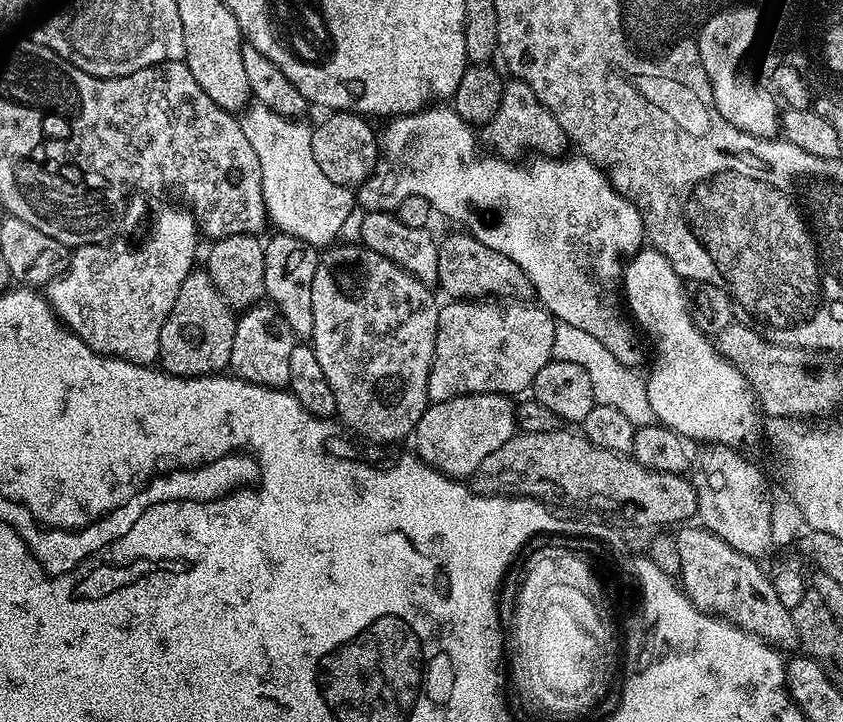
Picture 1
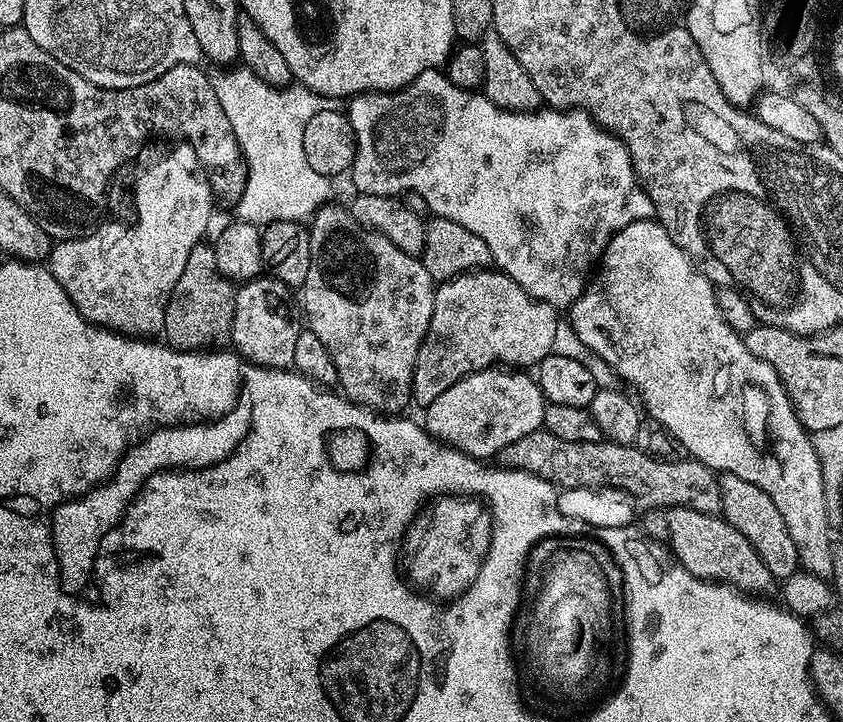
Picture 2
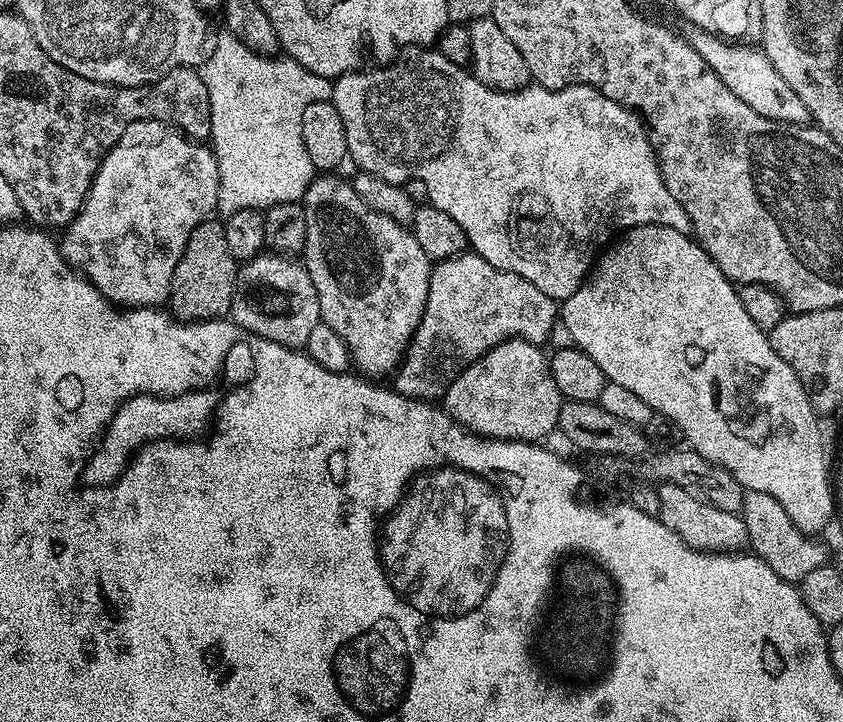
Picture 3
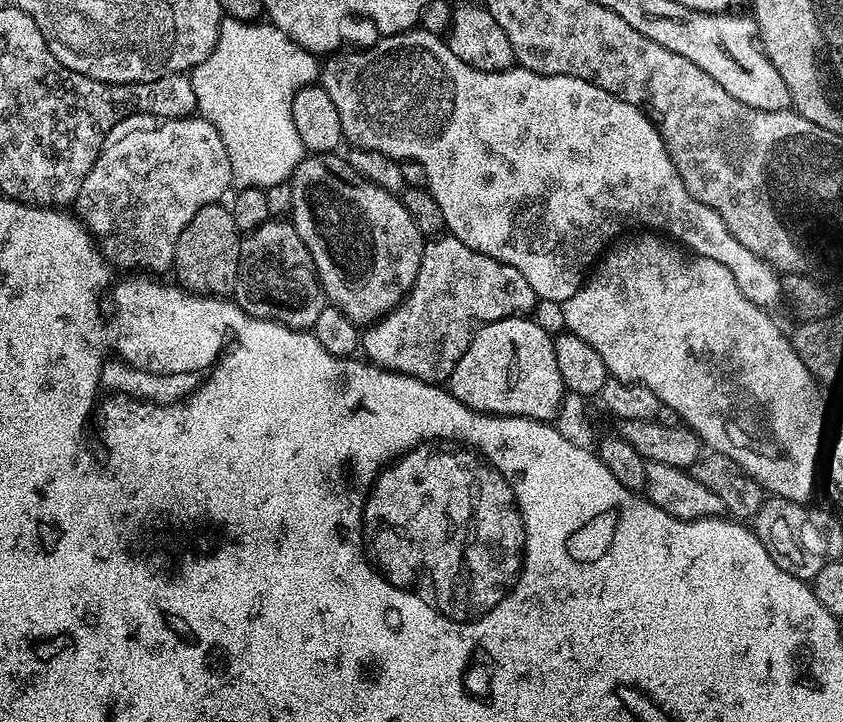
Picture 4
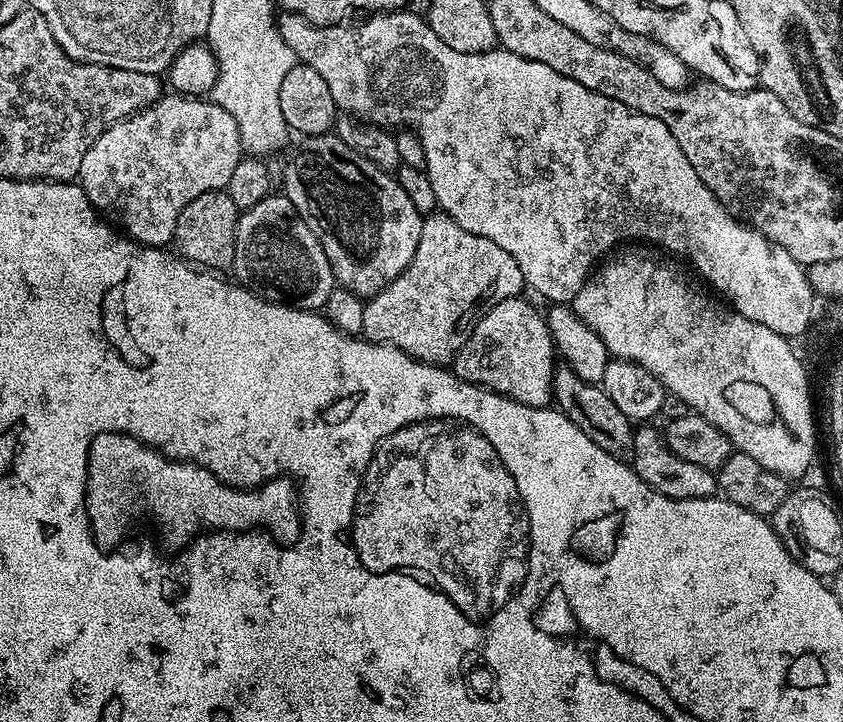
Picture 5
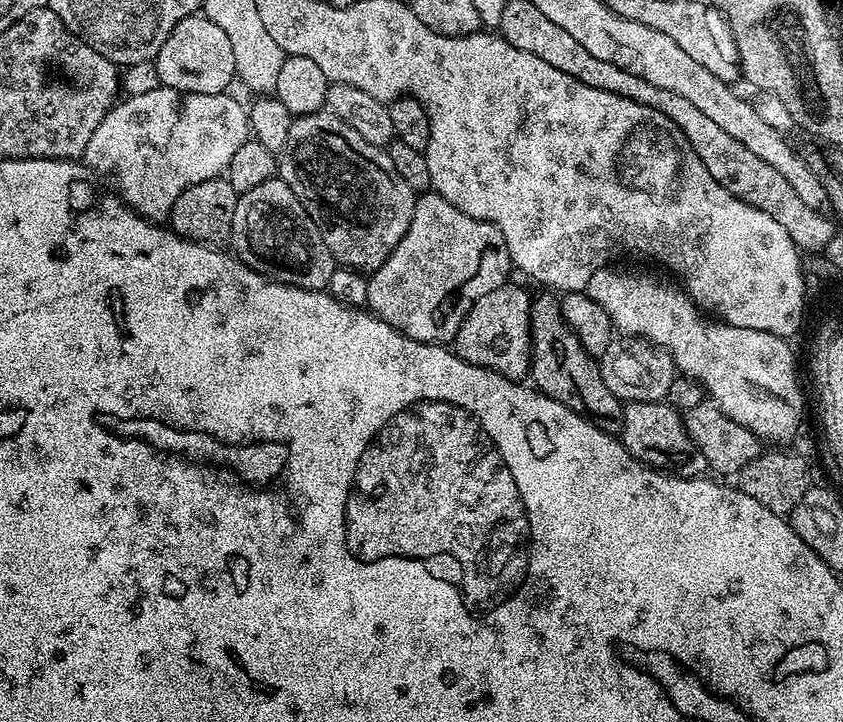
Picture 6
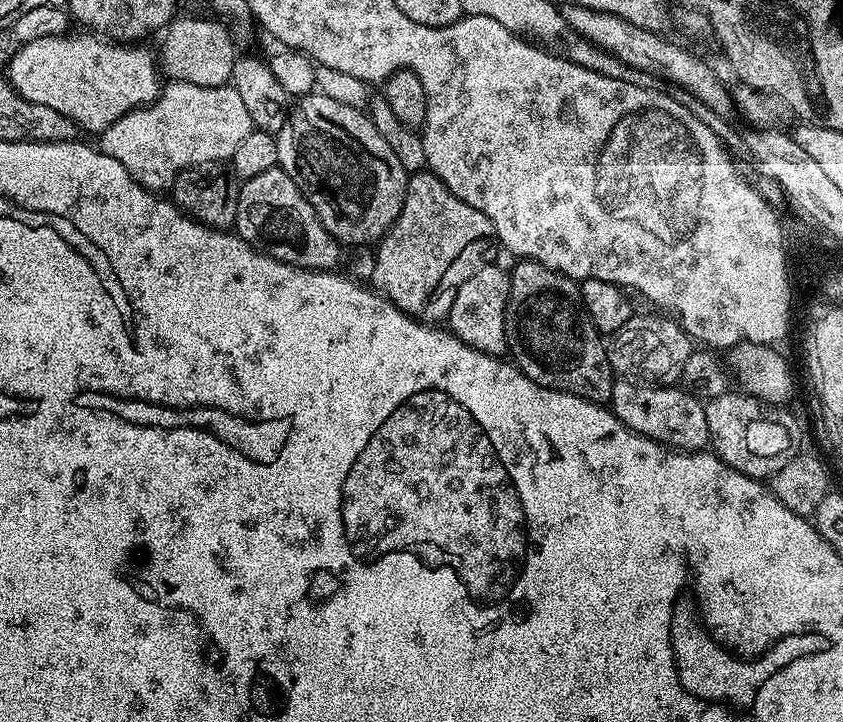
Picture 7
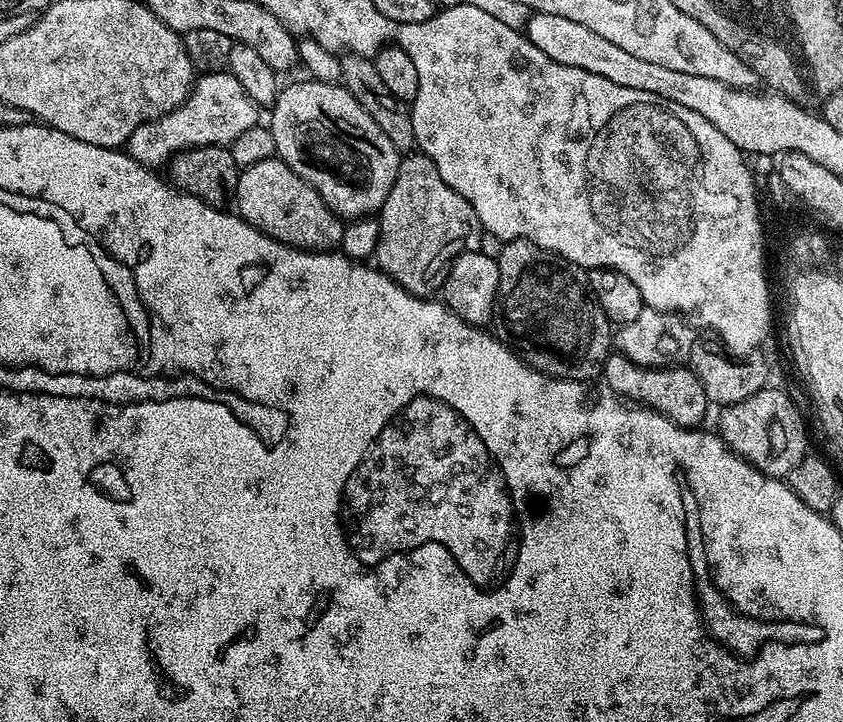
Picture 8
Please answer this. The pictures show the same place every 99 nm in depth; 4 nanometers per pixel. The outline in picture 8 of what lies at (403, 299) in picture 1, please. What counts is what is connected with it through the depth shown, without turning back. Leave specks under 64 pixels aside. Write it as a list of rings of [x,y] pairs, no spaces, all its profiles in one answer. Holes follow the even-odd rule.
[[[303,78],[297,84],[286,83],[276,93],[276,101],[271,105],[272,121],[270,127],[274,134],[276,156],[298,174],[334,210],[334,214],[345,222],[371,217],[379,213],[381,206],[388,200],[390,190],[400,173],[402,153],[386,138],[384,131],[378,127],[378,122],[344,89],[343,83],[322,82],[311,78]]]

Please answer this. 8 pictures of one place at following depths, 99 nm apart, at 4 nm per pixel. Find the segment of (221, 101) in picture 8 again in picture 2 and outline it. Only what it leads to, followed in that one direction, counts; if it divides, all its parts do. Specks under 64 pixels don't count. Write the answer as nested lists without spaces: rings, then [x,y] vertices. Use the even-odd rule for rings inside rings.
[[[168,156],[165,160],[160,160],[157,164],[150,165],[149,168],[137,178],[136,185],[132,188],[132,204],[134,207],[140,208],[140,213],[137,214],[136,221],[134,221],[129,228],[119,228],[116,224],[101,223],[95,230],[89,231],[83,236],[79,236],[76,240],[61,240],[53,243],[52,253],[48,255],[47,263],[52,269],[54,278],[58,278],[62,290],[66,290],[70,302],[74,302],[76,309],[81,312],[86,319],[91,320],[94,324],[99,324],[101,328],[109,328],[111,332],[120,332],[123,336],[152,338],[157,334],[163,333],[164,315],[166,314],[168,299],[174,290],[174,286],[178,286],[178,277],[182,275],[182,269],[186,267],[186,258],[190,258],[190,250],[194,250],[194,246],[205,239],[204,232],[207,233],[209,231],[208,223],[214,211],[214,197],[212,195],[212,188],[208,184],[208,177],[203,171],[195,172],[190,165],[183,164],[182,161],[175,160],[174,157]]]

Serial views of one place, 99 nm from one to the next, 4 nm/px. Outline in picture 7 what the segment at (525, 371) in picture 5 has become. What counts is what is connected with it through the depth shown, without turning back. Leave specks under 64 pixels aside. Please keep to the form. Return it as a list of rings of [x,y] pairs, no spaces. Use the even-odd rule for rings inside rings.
[[[485,263],[462,286],[458,286],[454,302],[448,311],[447,327],[466,346],[482,350],[491,356],[503,357],[508,352],[506,338],[506,306],[510,294],[511,275],[496,264]]]

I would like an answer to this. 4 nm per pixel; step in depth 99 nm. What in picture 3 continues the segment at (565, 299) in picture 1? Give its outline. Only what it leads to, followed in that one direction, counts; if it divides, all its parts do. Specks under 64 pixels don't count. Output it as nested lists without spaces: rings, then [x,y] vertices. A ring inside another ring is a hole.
[[[408,50],[383,66],[372,67],[376,68],[368,68],[365,72],[346,71],[335,77],[332,85],[331,104],[337,108],[342,126],[345,127],[347,155],[351,162],[353,160],[357,164],[355,167],[359,171],[374,174],[374,178],[382,178],[391,184],[403,186],[407,180],[417,180],[425,184],[428,203],[450,214],[450,218],[454,218],[454,222],[462,226],[471,251],[486,258],[486,262],[490,262],[490,266],[498,270],[506,270],[510,274],[526,278],[526,282],[534,282],[534,286],[538,286],[538,290],[542,290],[542,294],[552,300],[562,302],[578,290],[578,286],[583,284],[589,275],[602,245],[609,239],[607,236],[611,232],[619,233],[621,230],[637,228],[643,224],[661,224],[679,232],[689,231],[690,221],[686,210],[666,190],[666,182],[660,173],[660,164],[652,151],[652,144],[648,141],[643,120],[631,108],[624,108],[618,102],[606,98],[606,94],[602,94],[597,88],[585,84],[571,84],[565,88],[529,86],[521,88],[519,92],[500,92],[478,82],[478,78],[472,75],[467,67],[455,65],[437,50]]]

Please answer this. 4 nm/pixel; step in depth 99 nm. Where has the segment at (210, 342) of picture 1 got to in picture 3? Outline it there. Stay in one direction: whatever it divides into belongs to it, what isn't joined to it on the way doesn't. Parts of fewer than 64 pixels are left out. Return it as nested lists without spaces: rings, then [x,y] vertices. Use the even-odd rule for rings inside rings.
[[[216,218],[203,220],[190,234],[186,250],[182,258],[178,258],[178,266],[174,266],[172,289],[167,298],[167,303],[172,304],[171,315],[185,322],[227,317],[231,313],[232,299],[236,293],[237,267],[238,261],[226,246],[223,223]]]

